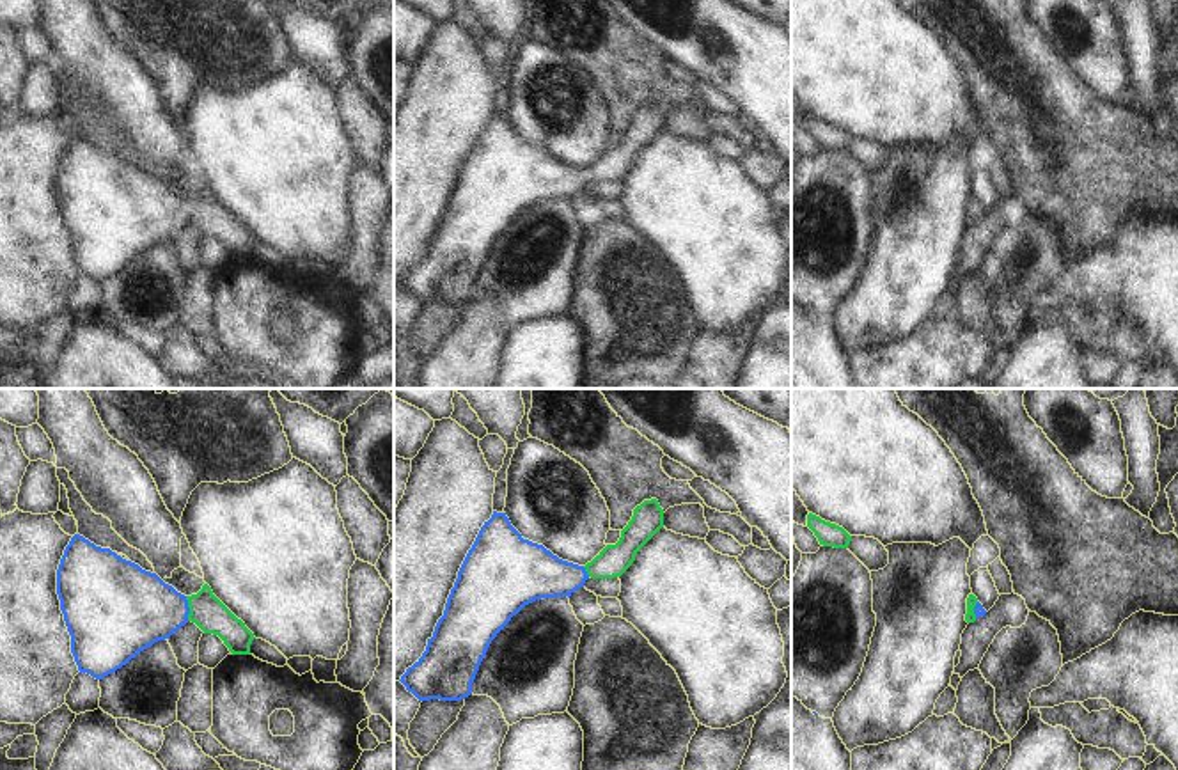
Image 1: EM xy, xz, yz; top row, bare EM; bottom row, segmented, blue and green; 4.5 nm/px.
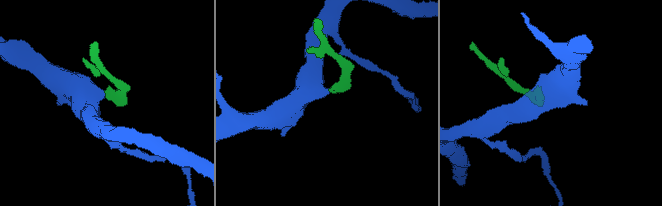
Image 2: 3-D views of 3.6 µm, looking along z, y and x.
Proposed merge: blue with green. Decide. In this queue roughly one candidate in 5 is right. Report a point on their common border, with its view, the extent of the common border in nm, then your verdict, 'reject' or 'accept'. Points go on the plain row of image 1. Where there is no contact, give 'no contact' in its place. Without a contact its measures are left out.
xy (188, 212) | 110 nm | accept

